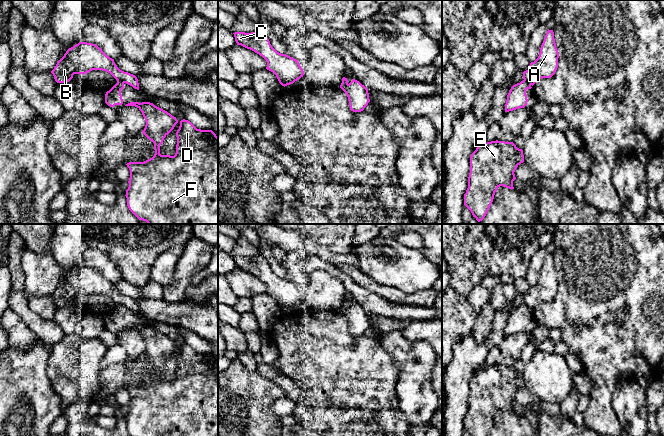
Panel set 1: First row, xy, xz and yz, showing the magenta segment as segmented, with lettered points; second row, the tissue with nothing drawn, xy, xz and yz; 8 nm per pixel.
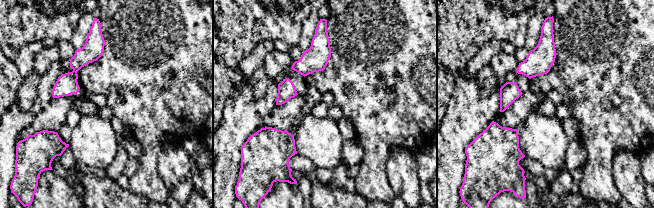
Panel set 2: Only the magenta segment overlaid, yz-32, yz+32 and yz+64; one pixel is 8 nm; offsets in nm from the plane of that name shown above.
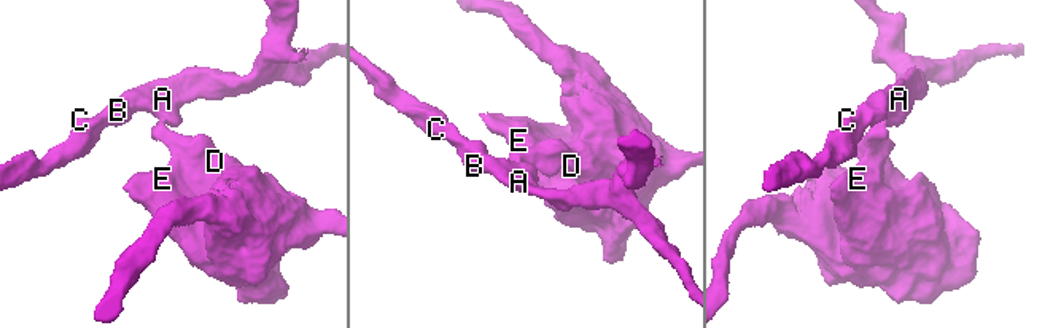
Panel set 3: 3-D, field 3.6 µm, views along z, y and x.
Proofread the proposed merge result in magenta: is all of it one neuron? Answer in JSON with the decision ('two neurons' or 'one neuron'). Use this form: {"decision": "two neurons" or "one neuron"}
{"decision": "two neurons"}

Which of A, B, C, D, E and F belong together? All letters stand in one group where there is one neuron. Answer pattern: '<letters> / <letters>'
A B C / D E F

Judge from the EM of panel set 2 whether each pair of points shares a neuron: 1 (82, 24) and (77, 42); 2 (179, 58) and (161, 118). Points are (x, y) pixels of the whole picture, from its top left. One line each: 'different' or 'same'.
1: same
2: same

